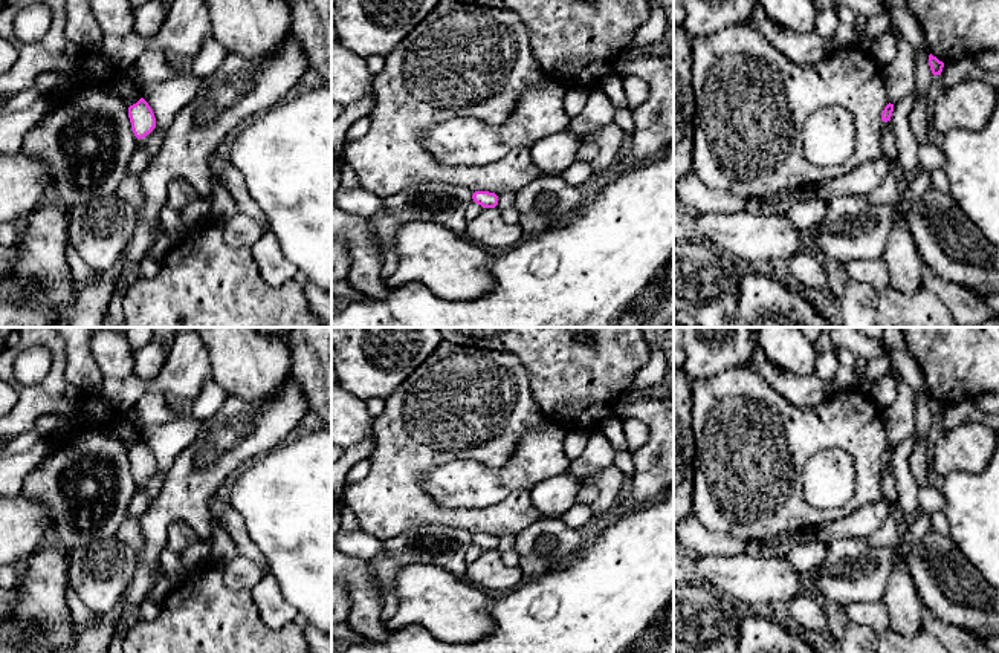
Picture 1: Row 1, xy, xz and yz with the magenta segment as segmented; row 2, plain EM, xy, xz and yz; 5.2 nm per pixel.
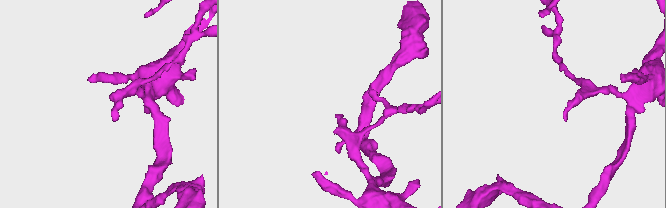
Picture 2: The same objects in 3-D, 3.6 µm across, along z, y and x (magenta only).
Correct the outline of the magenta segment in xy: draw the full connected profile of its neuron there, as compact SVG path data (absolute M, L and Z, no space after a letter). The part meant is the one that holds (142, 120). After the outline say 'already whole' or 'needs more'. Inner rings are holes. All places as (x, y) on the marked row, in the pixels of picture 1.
M144 98L128 107L128 118L131 130L137 139L145 138L156 127L154 113Z; already whole

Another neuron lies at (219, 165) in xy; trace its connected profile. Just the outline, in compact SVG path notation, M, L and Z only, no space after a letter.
M214 151L208 156L208 167L211 171L211 180L220 179L226 190L234 197L240 213L247 214L258 223L264 226L264 231L269 229L269 222L261 208L251 197L241 173L232 167L226 159L223 151Z

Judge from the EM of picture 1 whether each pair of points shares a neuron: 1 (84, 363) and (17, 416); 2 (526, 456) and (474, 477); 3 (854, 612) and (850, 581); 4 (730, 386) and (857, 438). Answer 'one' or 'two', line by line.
1: two
2: one
3: two
4: one

